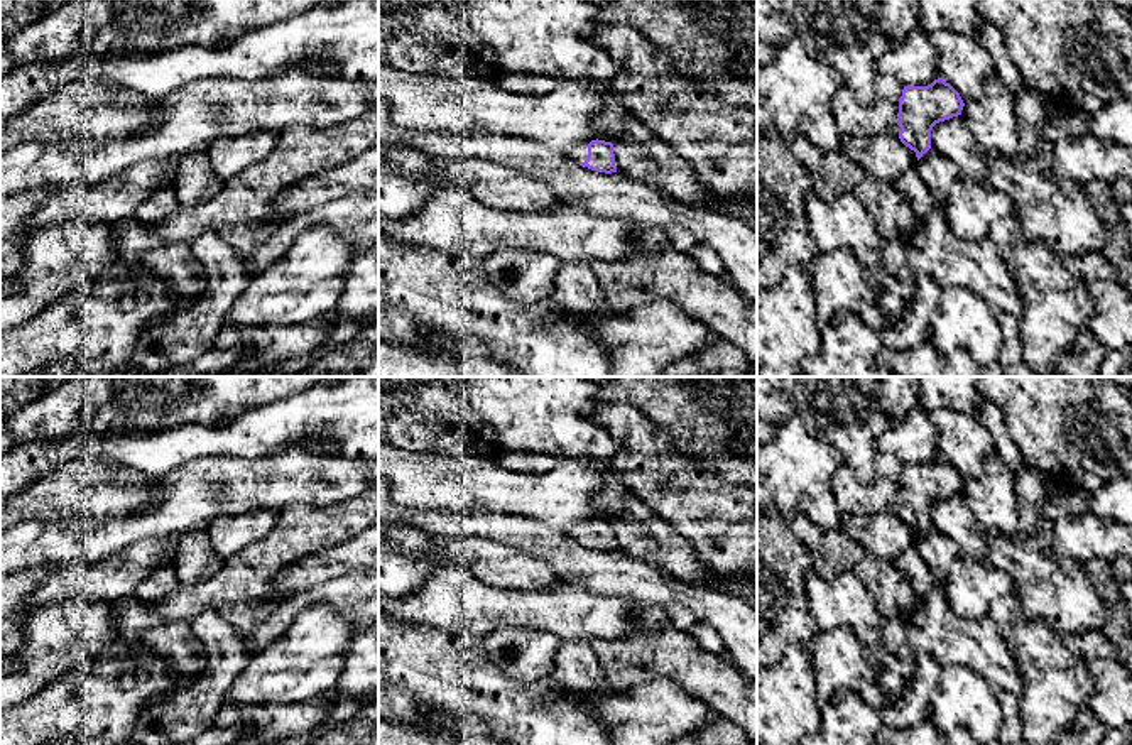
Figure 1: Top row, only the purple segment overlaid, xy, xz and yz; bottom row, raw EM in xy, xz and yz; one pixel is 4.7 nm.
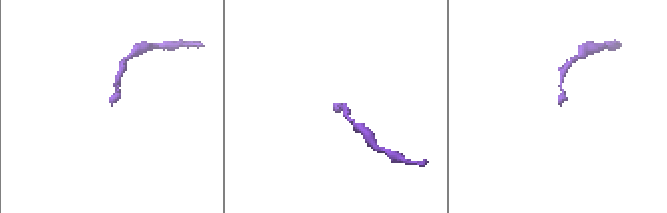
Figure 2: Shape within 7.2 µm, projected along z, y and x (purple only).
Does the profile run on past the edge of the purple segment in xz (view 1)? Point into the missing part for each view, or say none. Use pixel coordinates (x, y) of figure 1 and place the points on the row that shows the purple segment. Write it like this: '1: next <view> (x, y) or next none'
1: next none

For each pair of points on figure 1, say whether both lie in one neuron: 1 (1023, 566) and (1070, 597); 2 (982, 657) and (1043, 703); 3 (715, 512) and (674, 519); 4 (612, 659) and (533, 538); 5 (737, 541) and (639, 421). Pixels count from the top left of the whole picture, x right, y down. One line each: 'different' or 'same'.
1: same
2: different
3: same
4: different
5: same

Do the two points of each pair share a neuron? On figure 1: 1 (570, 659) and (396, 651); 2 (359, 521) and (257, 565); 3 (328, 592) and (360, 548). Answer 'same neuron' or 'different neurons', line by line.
1: different neurons
2: same neuron
3: different neurons

